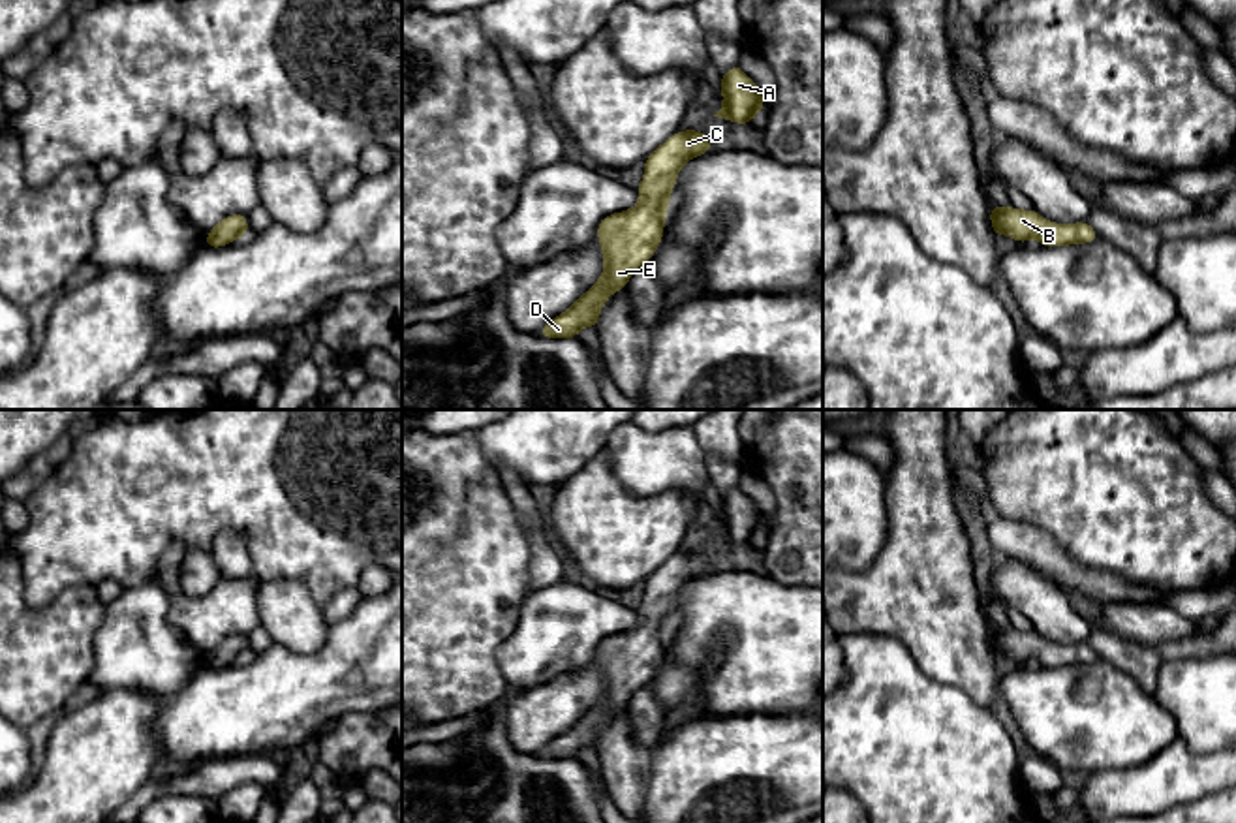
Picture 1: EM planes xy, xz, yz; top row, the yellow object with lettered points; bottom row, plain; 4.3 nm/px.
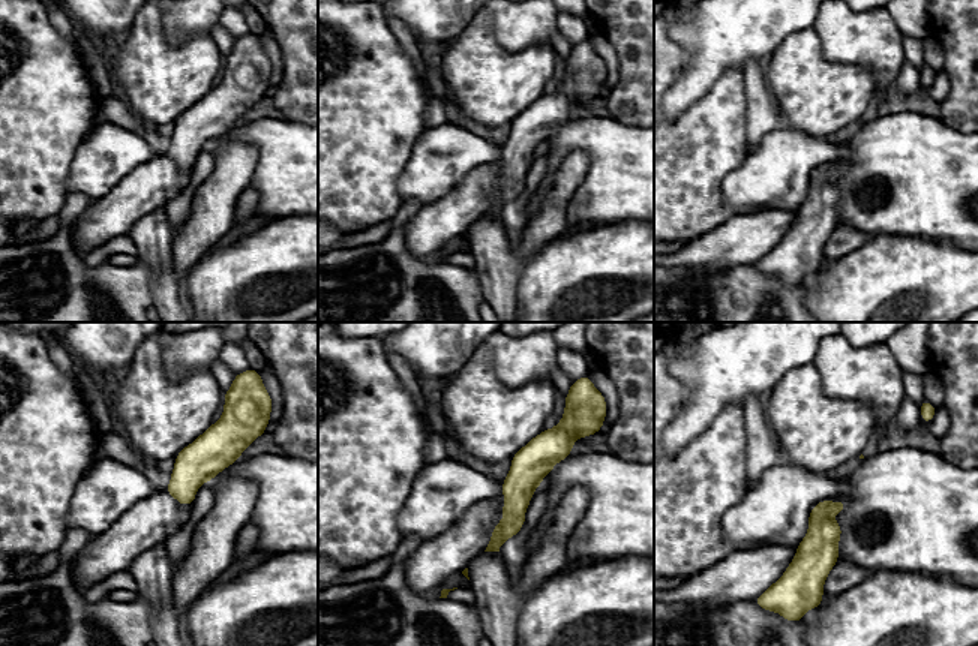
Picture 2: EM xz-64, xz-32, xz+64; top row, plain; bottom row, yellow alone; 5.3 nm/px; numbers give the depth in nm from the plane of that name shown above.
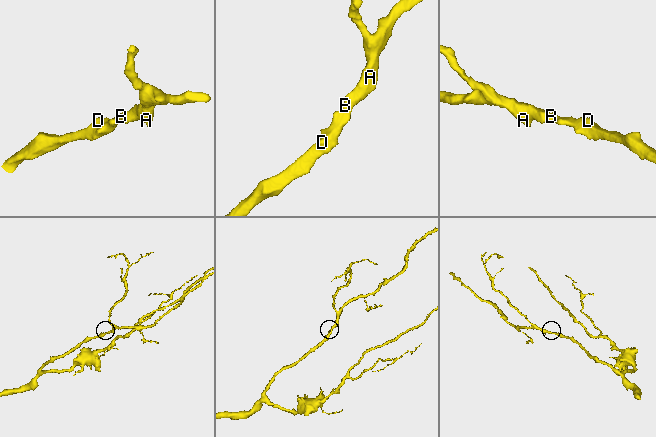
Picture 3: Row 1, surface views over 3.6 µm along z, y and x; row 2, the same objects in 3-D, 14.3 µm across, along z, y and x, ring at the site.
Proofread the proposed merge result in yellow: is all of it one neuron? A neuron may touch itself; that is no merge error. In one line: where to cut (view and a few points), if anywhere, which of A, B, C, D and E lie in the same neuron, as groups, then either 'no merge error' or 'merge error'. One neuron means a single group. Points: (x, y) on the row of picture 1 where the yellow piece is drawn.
no cut | A B C D E | no merge error

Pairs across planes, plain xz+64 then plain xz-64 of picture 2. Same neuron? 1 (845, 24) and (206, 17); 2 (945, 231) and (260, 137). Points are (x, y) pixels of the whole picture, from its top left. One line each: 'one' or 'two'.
1: one
2: one

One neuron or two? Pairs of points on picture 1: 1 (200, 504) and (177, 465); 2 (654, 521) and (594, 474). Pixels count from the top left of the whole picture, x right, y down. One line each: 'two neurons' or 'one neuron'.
1: one neuron
2: one neuron

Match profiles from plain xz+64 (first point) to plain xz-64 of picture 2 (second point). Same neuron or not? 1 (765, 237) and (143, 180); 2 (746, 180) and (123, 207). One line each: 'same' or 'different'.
1: same
2: different

